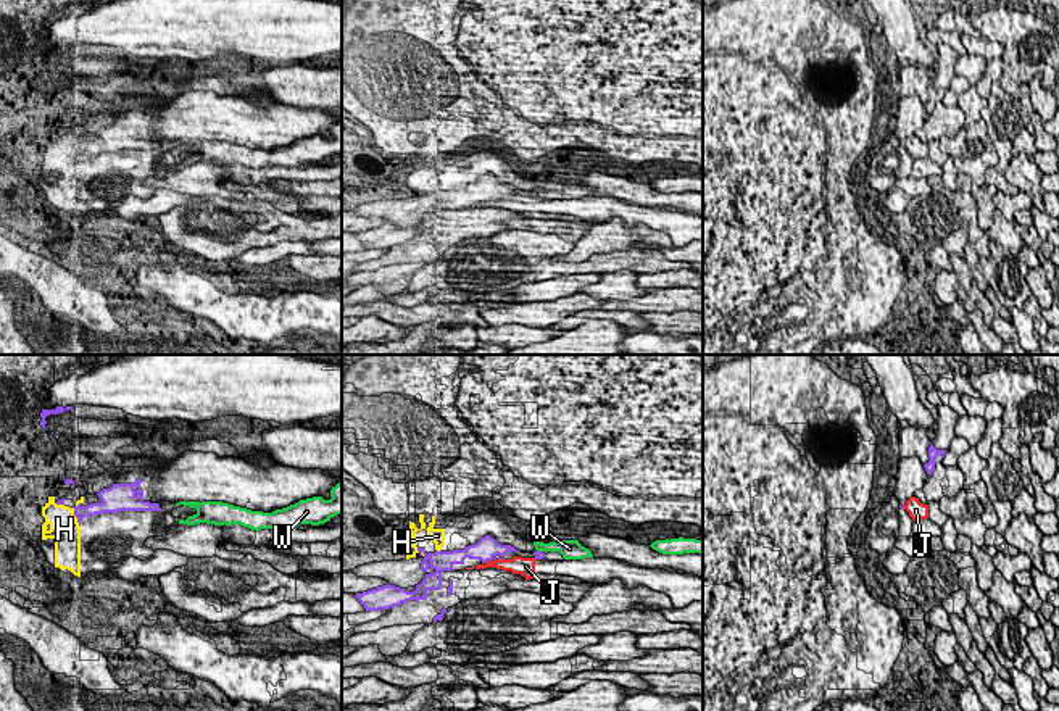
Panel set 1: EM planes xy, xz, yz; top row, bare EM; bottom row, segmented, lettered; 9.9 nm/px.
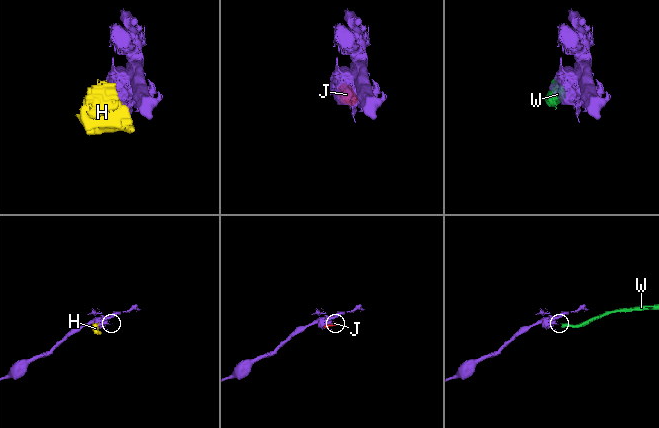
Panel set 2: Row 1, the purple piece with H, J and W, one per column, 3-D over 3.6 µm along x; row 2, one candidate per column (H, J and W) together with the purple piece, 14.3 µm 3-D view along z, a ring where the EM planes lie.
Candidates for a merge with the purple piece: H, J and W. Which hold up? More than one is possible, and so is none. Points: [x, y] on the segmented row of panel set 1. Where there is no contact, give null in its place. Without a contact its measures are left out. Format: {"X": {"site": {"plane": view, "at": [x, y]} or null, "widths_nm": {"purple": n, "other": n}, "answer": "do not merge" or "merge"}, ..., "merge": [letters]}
{"H": {"site": {"plane": "xy", "at": [74, 513]}, "widths_nm": {"purple": 130, "other": 300}, "answer": "do not merge"}, "J": {"site": {"plane": "xz", "at": [487, 560]}, "widths_nm": {"purple": 220, "other": 130}, "answer": "do not merge"}, "W": {"site": {"plane": "xz", "at": [540, 552]}, "widths_nm": {"purple": 100, "other": 160}, "answer": "do not merge"}, "merge": []}

